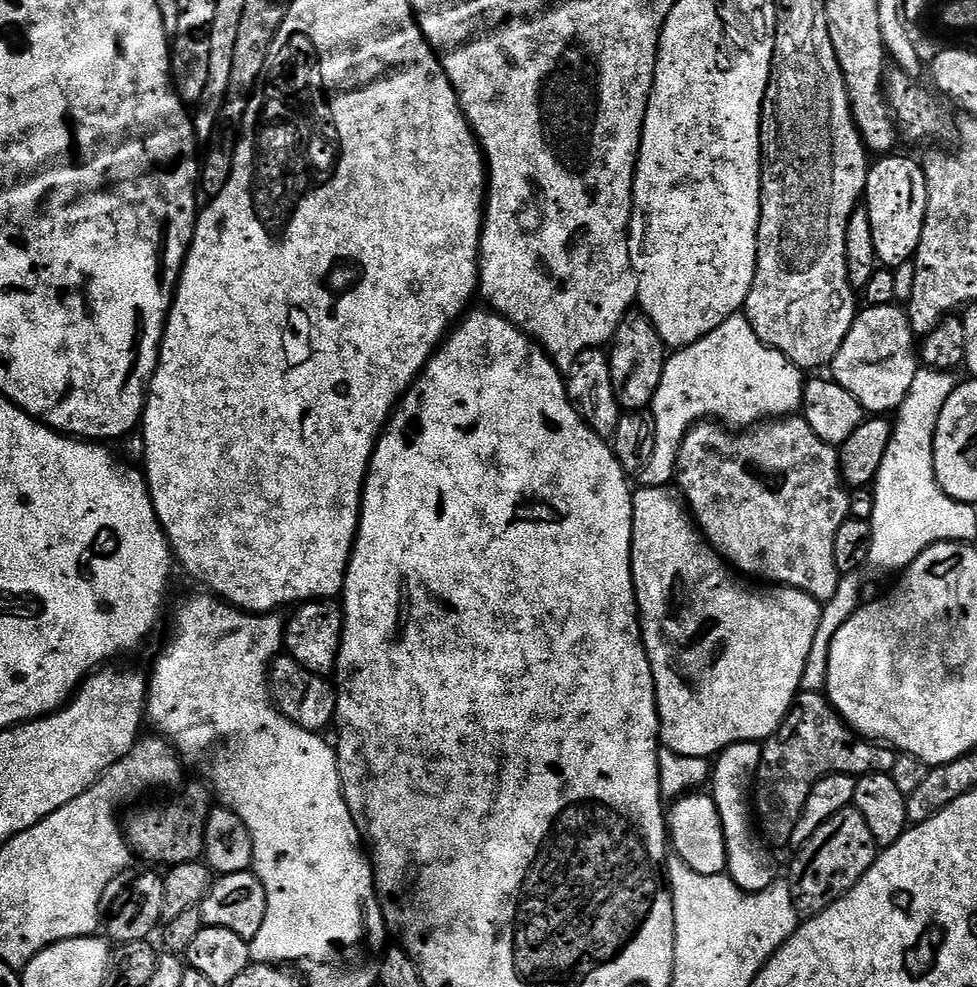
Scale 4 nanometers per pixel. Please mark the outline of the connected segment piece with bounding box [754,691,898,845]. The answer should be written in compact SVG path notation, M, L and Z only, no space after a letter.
M801 691L792 704L792 709L788 711L788 717L780 723L779 730L763 741L760 749L760 765L754 770L754 816L762 836L764 831L763 839L769 845L787 845L791 841L794 826L798 826L798 818L806 806L806 798L810 798L810 790L814 790L814 786L822 778L827 776L859 778L870 774L891 773L897 755L895 748L883 742L869 740L861 736L859 732L855 732L836 713L836 707L823 691Z

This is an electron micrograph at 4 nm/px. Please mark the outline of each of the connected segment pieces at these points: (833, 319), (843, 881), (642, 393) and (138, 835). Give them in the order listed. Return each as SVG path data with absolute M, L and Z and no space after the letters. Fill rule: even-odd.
M836 56L830 58L830 70L826 66L820 66L820 68L816 68L818 72L784 72L780 66L784 66L784 64L772 66L772 77L764 95L764 105L760 115L760 225L758 226L758 242L756 243L758 258L756 259L754 286L750 286L750 294L746 298L742 312L748 317L750 326L754 330L754 334L758 334L760 341L766 347L781 352L797 368L801 370L827 369L838 354L846 334L850 334L850 326L856 321L858 315L858 307L856 308L858 296L850 286L846 270L846 226L864 195L864 187L868 181L870 153L865 148L863 140L860 139L860 132L852 117L846 82Z
M849 806L834 814L834 818L822 822L814 838L807 840L795 855L790 879L792 901L797 913L807 918L829 908L862 879L876 861L878 846L874 834L870 834L870 826L866 826L866 818L862 818L855 806Z
M639 310L626 313L610 341L608 352L614 394L624 412L638 412L651 405L658 390L658 382L662 382L665 359L666 345L647 316Z
M185 783L175 793L177 796L173 800L168 800L165 804L148 804L145 808L133 807L131 809L133 812L128 817L123 817L124 838L139 859L141 856L152 864L171 866L200 860L203 857L204 835L208 816L214 807L214 796L207 783L199 783L188 785Z

